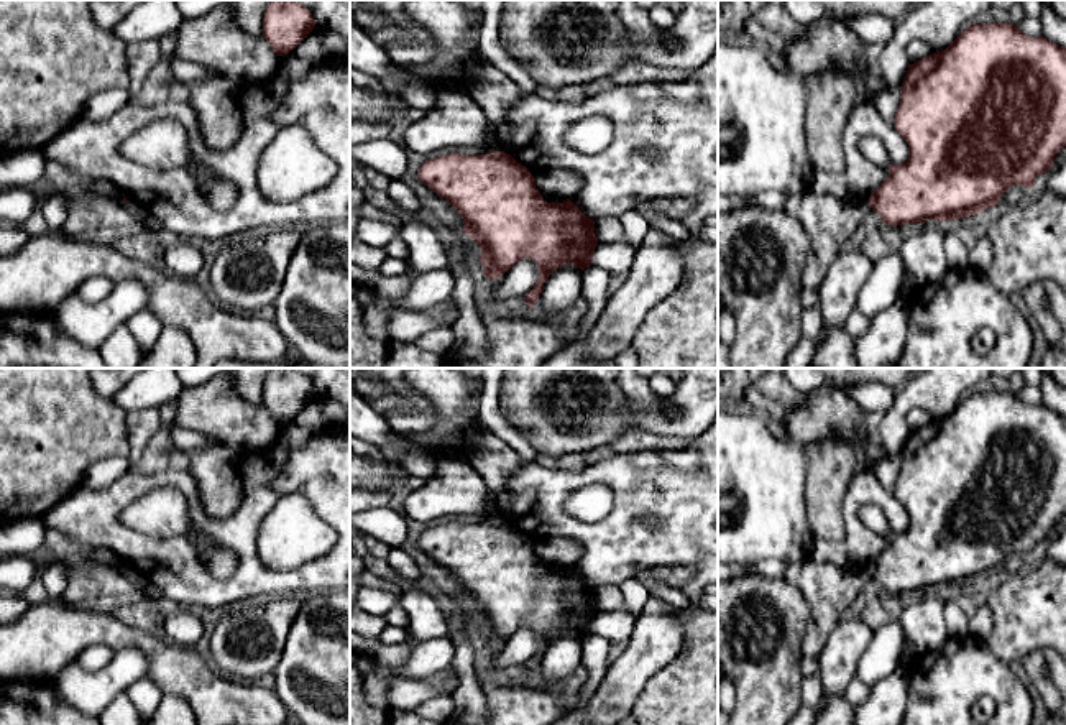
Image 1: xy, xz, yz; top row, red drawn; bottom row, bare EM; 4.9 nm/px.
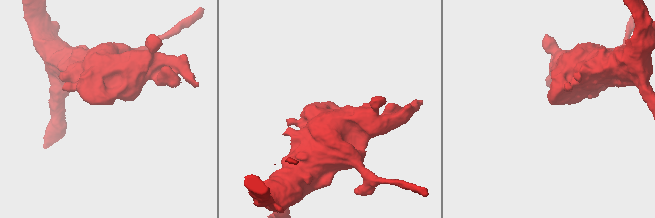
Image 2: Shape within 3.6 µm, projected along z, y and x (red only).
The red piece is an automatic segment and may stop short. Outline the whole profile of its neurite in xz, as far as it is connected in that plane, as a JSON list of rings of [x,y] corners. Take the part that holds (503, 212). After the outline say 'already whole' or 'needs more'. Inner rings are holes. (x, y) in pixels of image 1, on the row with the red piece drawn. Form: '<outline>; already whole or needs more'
[[[504,151],[437,156],[417,169],[417,179],[445,199],[463,219],[462,233],[480,245],[480,263],[486,279],[496,281],[522,258],[537,263],[539,279],[526,294],[531,311],[542,294],[544,283],[557,268],[575,265],[583,271],[593,263],[591,255],[598,247],[595,220],[570,199],[545,202],[529,169]]]; already whole

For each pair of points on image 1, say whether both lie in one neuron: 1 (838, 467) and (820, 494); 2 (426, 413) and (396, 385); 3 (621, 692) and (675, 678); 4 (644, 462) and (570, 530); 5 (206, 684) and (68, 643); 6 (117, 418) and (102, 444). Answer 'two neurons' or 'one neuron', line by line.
1: one neuron
2: one neuron
3: two neurons
4: one neuron
5: one neuron
6: one neuron

